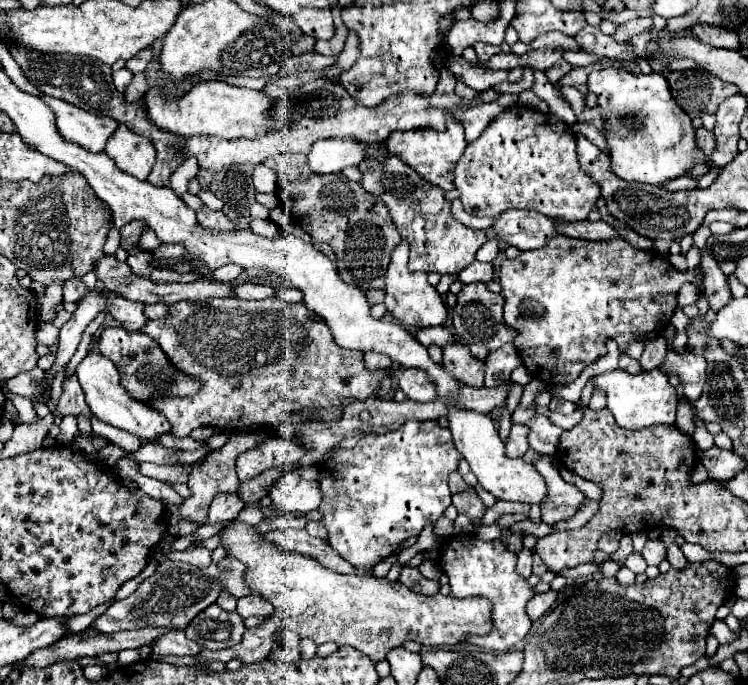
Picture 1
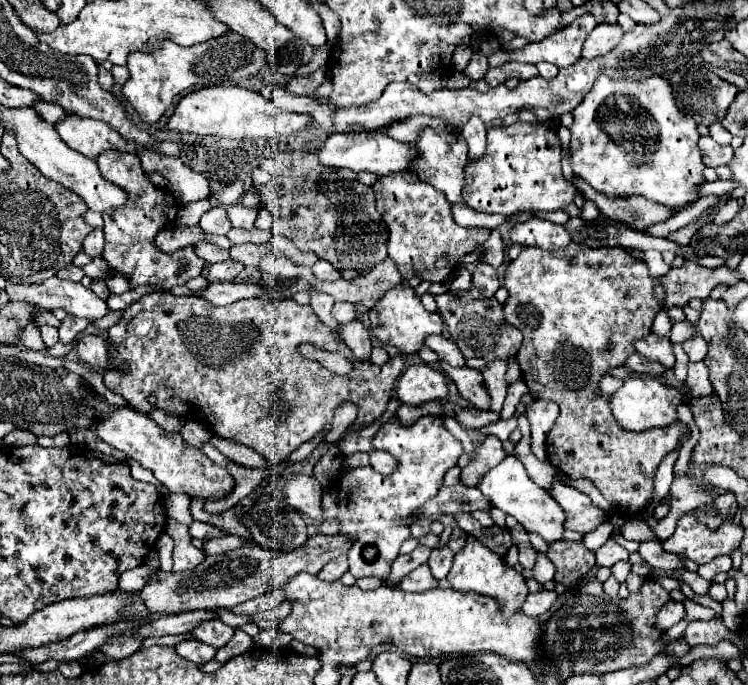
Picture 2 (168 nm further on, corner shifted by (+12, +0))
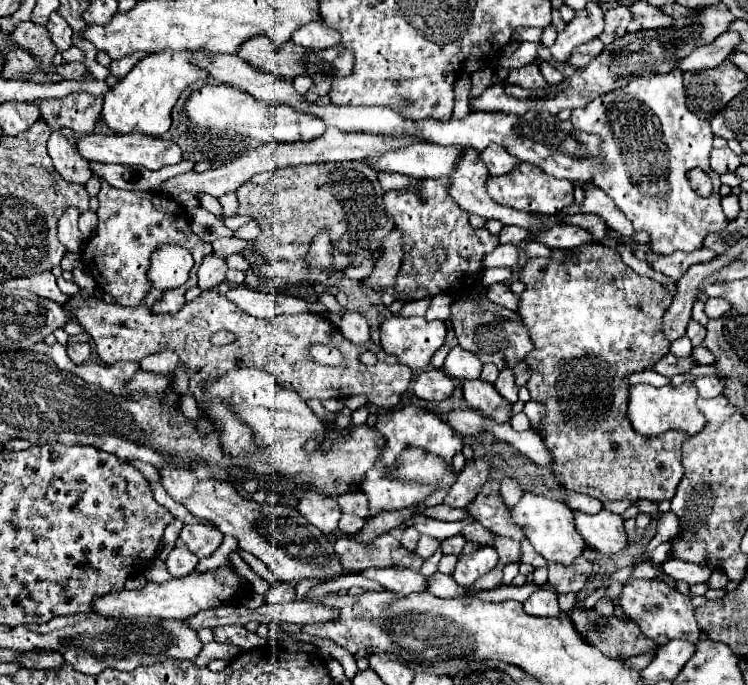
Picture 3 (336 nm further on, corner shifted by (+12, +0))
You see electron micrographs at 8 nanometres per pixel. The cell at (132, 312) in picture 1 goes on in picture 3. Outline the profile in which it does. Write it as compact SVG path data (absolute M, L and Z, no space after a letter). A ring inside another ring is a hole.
M44 271L44 273L38 273L38 275L32 275L32 277L18 277L18 279L10 279L10 281L4 281L4 285L8 289L28 289L32 293L36 293L38 297L44 297L44 299L52 299L56 301L58 305L66 303L68 295L64 295L58 285L56 285L56 279L50 271Z

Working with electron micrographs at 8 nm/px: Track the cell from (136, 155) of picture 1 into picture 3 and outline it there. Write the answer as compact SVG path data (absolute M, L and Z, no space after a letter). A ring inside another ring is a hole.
M102 181L102 189L98 193L98 229L96 233L84 243L80 251L80 259L98 283L98 287L112 295L116 305L122 307L136 307L146 291L148 291L148 277L144 277L144 271L148 271L148 255L160 245L160 243L176 243L180 247L186 247L194 257L194 269L190 273L190 279L174 289L166 291L160 302L153 306L153 312L174 314L180 311L186 303L184 293L190 287L196 287L196 271L202 265L202 259L212 255L212 245L204 243L196 233L190 229L188 213L184 207L180 207L174 199L164 199L150 191L126 191L126 189L114 189L108 183Z

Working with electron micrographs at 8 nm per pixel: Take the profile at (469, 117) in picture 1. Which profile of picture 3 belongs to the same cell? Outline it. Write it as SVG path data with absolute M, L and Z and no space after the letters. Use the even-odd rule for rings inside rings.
M496 143L488 145L488 147L480 153L480 157L482 157L484 163L488 165L490 175L496 175L496 177L508 175L514 167L518 167L518 165L522 163L518 157L510 155L508 151L504 151L504 147L500 147L500 145L496 145Z

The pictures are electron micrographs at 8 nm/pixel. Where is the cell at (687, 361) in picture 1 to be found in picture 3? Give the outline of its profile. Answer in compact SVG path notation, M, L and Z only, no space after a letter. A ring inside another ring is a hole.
M696 377L694 385L702 399L712 399L712 397L718 397L724 393L724 381L716 379L716 377Z

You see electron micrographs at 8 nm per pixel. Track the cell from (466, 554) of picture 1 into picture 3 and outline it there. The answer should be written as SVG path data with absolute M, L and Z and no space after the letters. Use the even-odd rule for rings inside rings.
M480 547L472 555L458 557L458 565L454 571L454 579L460 585L474 585L476 579L486 575L498 565L498 553L494 547Z

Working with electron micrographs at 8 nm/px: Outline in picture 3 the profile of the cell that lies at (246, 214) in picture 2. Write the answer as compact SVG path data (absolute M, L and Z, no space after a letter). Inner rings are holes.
M226 193L226 195L222 195L218 201L220 201L220 205L222 205L222 209L224 209L224 213L226 213L228 217L234 217L234 215L236 215L236 207L238 207L236 193Z

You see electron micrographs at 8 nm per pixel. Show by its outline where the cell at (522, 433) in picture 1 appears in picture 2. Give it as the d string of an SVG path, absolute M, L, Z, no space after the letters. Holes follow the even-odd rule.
M488 435L484 443L476 449L476 459L472 459L472 463L468 463L462 469L460 481L464 485L476 485L476 479L480 479L484 471L498 465L504 457L506 457L506 451L502 447L502 441L496 435Z

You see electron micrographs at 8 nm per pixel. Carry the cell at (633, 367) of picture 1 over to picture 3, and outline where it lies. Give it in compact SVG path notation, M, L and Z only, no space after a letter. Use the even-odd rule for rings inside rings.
M670 353L660 363L656 363L654 371L658 371L660 375L666 375L666 377L674 377L680 373L688 373L692 365L698 365L694 357L676 357L674 353Z

